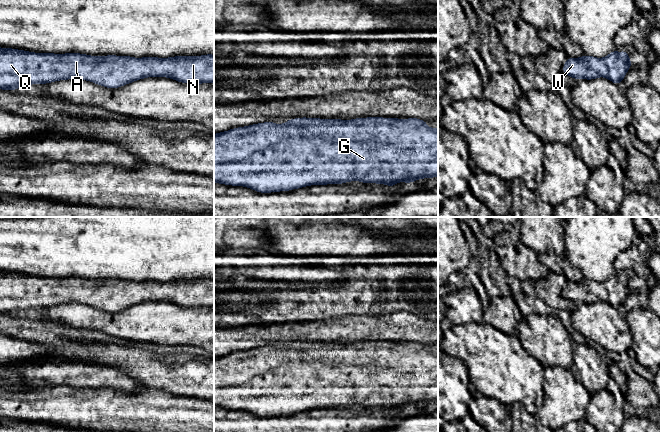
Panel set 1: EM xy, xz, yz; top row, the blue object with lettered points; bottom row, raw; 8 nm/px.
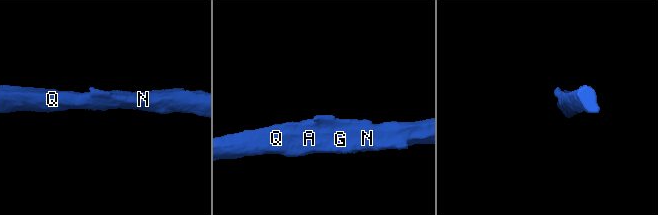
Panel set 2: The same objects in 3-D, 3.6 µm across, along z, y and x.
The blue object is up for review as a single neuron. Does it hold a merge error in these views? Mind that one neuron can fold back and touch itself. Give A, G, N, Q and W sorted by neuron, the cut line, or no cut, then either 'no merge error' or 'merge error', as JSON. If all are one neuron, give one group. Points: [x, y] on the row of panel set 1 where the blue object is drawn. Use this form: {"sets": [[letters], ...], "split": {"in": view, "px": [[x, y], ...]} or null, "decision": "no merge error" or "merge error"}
{"sets": [["A", "G", "N", "Q", "W"]], "split": null, "decision": "no merge error"}

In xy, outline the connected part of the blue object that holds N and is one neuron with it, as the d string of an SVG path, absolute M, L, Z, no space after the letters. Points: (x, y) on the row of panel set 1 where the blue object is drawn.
M0 48L2 90L68 79L86 80L112 89L148 77L167 77L188 84L214 83L214 55L134 58Z

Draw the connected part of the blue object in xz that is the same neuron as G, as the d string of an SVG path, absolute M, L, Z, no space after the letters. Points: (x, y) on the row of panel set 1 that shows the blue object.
M383 117L356 118L351 120L320 119L320 118L294 118L284 124L264 122L245 127L233 128L225 132L214 134L214 183L224 185L243 186L256 192L271 193L290 191L310 185L327 185L360 181L362 183L385 184L394 187L397 182L412 183L417 179L438 176L438 128L429 128L427 122L418 118L398 119Z

